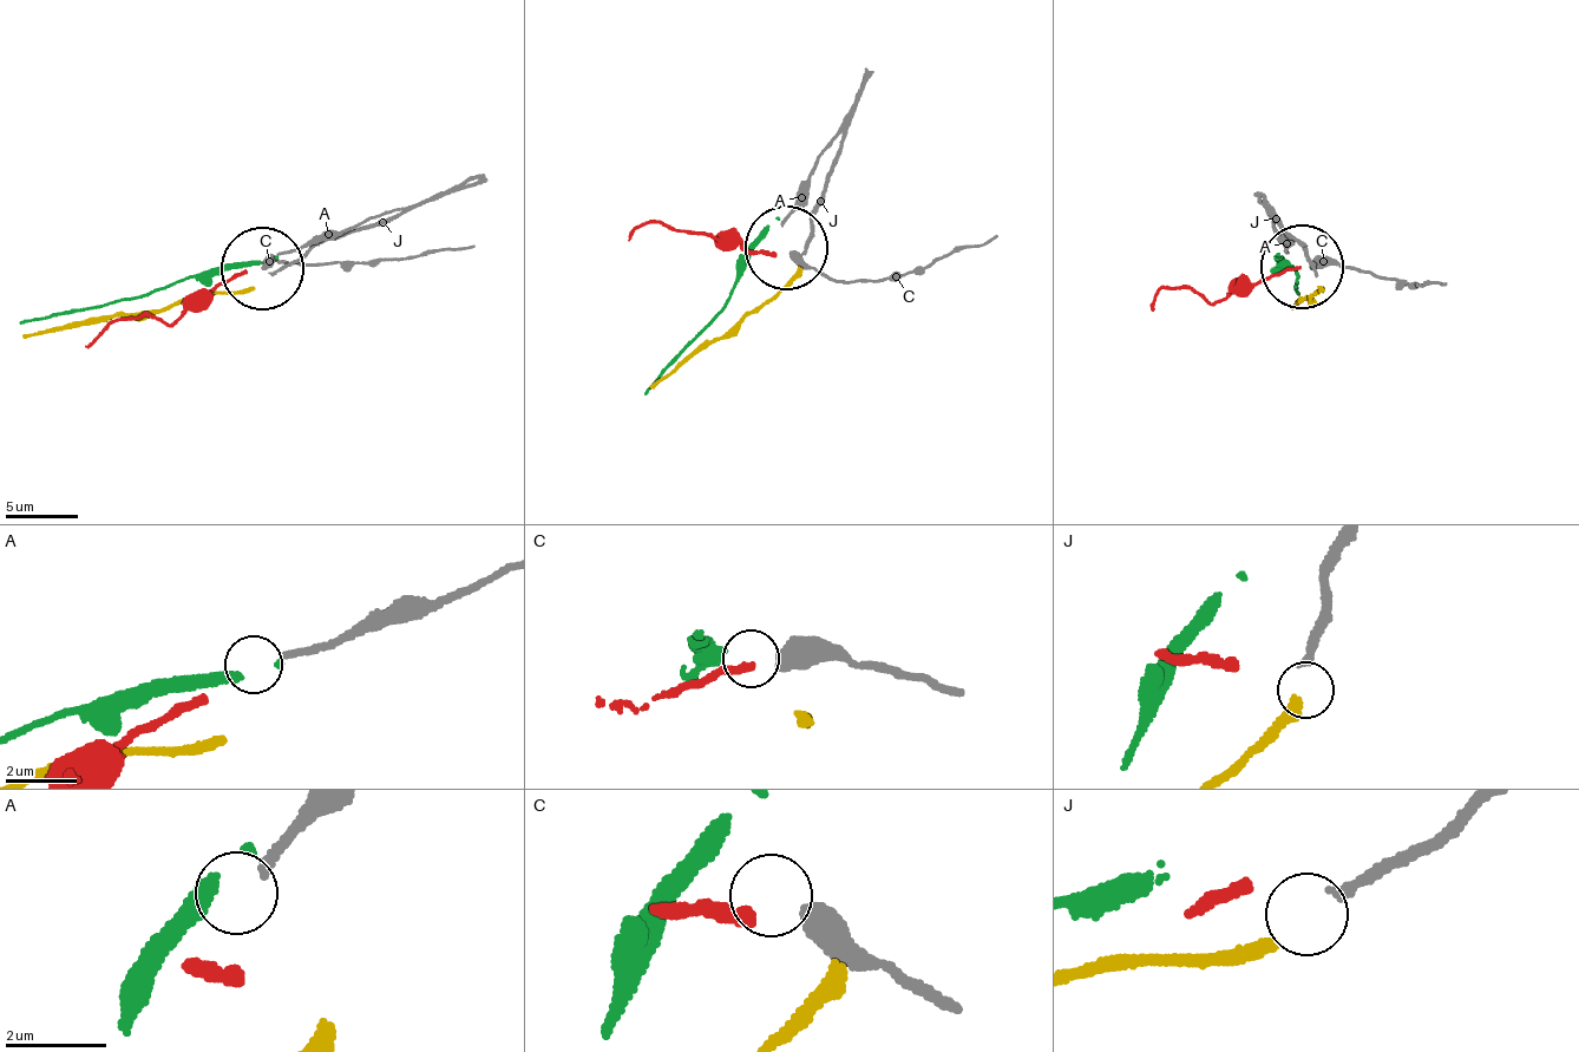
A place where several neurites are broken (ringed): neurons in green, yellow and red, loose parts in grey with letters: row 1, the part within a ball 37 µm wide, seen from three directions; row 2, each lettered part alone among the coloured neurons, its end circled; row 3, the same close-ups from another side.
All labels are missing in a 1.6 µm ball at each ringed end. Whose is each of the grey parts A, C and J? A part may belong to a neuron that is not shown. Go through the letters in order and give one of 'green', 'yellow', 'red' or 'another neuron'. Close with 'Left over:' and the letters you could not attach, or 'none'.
A: another neuron
C: another neuron
J: another neuron
Left over: A, C, J

